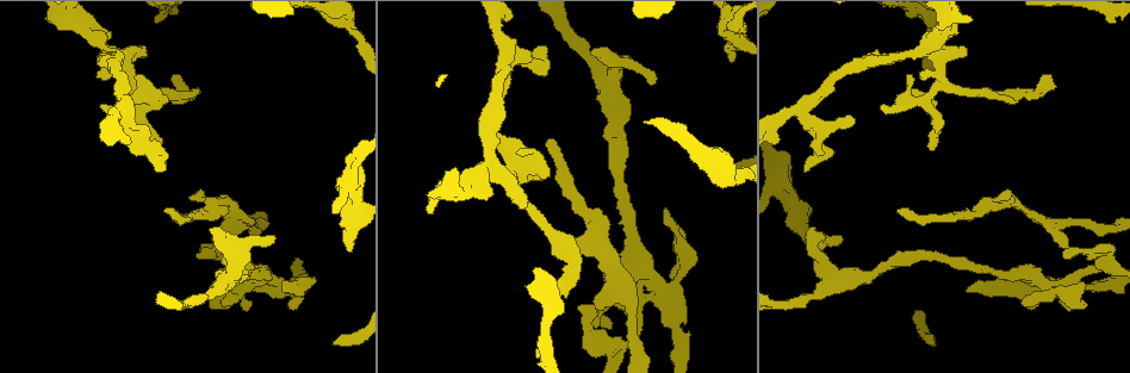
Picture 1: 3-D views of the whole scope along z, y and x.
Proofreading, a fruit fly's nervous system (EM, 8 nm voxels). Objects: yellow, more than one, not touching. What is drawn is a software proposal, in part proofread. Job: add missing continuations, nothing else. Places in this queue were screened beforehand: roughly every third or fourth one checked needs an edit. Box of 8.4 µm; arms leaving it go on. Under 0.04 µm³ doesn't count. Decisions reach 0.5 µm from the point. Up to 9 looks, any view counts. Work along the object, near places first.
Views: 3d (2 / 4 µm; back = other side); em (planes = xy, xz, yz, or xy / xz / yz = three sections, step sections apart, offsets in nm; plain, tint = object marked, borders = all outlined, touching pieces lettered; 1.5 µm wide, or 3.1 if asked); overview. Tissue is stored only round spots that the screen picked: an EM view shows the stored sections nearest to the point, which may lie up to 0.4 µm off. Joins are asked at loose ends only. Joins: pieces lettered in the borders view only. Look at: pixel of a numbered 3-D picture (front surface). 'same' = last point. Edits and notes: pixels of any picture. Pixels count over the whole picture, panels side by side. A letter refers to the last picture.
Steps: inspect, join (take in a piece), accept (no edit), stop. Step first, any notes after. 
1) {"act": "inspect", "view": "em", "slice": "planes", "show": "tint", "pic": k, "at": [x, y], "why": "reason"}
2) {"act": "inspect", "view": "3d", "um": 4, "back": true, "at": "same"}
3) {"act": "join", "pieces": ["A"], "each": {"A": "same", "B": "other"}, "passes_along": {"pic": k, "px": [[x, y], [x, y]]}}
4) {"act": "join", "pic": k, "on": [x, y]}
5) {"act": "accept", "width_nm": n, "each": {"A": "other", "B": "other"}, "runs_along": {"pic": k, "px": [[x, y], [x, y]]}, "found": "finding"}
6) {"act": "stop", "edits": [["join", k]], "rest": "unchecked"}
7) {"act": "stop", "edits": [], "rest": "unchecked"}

{"act": "inspect", "view": "em", "slice": "xz", "step": 8, "show": "borders", "pic": 1, "at": [537, 178], "why": "free end"}

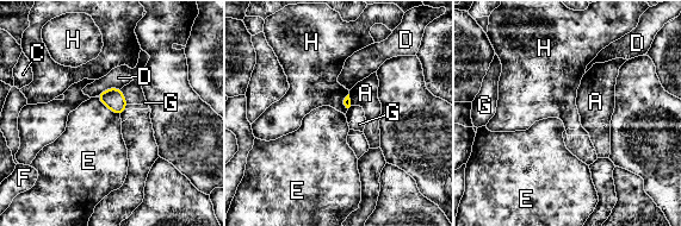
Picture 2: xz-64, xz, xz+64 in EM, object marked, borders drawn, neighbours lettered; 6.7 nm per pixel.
{"act": "accept", "each": {"A": "other", "C": "other", "D": "other", "E": "other", "F": "other", "G": "other", "H": "other"}, "border": {"pic": 2, "px": [[97, 98], [119, 115]]}, "found": "none of them fits"}

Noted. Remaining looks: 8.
{"act": "inspect", "view": "em", "slice": "planes", "show": "borders", "pic": 1, "at": [883, 104], "why": "branch stops here"}

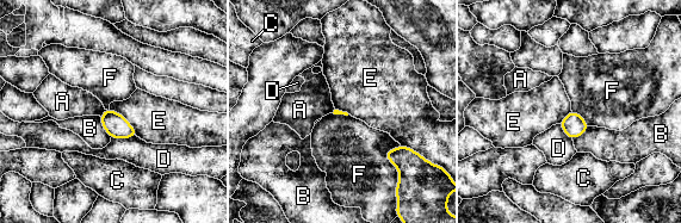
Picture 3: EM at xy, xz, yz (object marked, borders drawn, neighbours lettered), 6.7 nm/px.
{"act": "accept", "each": {"A": "other", "B": "other", "C": "other", "D": "other", "E": "other", "F": "other"}, "border": {"pic": 3, "px": [[109, 110], [118, 112], [136, 135]]}, "found": "none of them fits"}

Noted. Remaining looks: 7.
{"act": "inspect", "view": "em", "slice": "planes", "show": "borders", "pic": 1, "at": [246, 306], "why": "free end"}

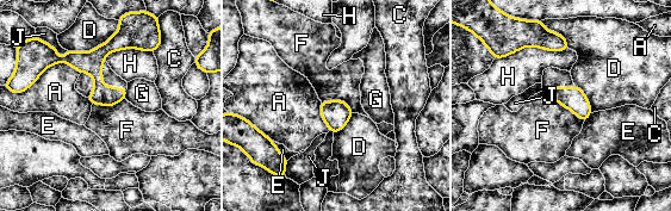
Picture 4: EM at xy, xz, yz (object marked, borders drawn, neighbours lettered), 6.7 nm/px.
{"act": "accept", "each": {"A": "other", "C": "other", "D": "other", "E": "other", "F": "other", "G": "other", "H": "other", "J": "other"}, "runs_along": {"pic": 4, "px": [[118, 36], [93, 60], [54, 61]]}, "found": "none of them fits"}

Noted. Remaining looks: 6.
{"act": "inspect", "view": "em", "slice": "planes", "show": "borders", "pic": 1, "at": [732, 60], "why": "branch stops here"}

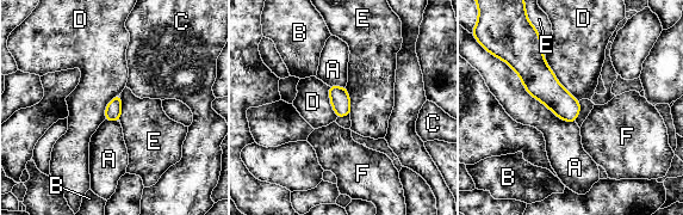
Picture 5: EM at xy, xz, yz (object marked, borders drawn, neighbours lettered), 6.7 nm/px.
{"act": "accept", "longest_contact_nm": ["A", 650], "each": {"A": "other", "B": "other", "C": "other", "D": "other", "E": "other", "F": "other"}, "border": {"pic": 5, "px": [[538, 34], [546, 63]]}, "found": "no lettered piece goes on from it"}

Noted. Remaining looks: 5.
{"act": "stop", "edits": [], "rest": "unchecked"}

